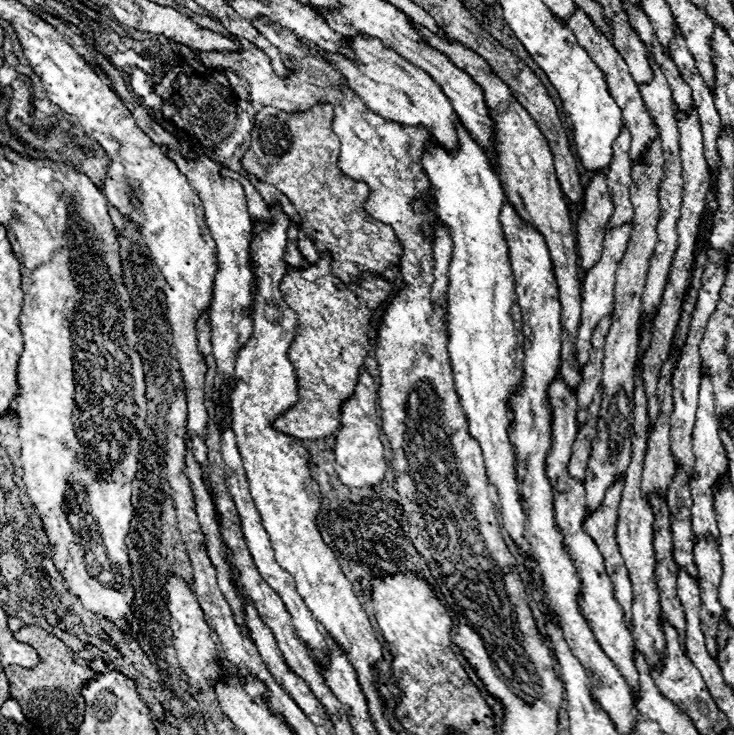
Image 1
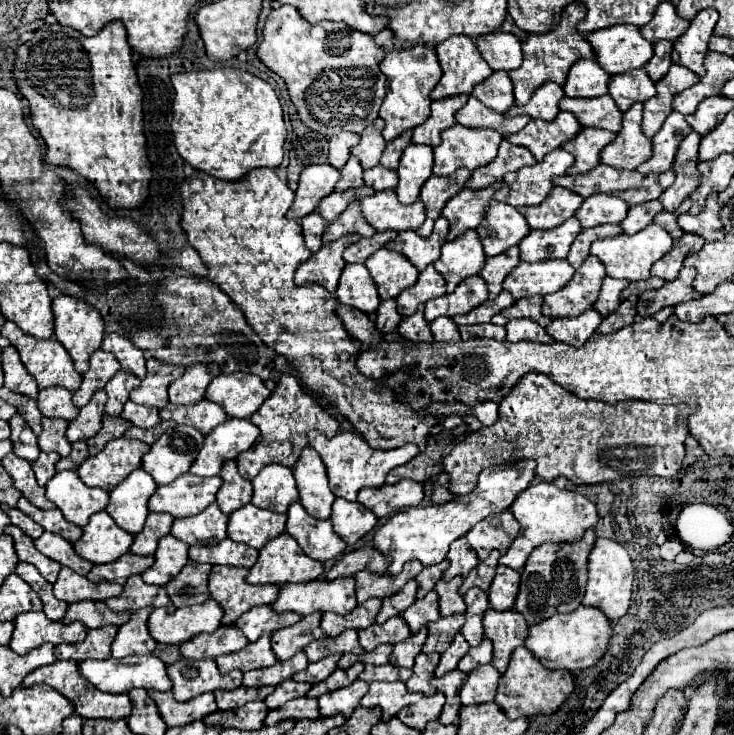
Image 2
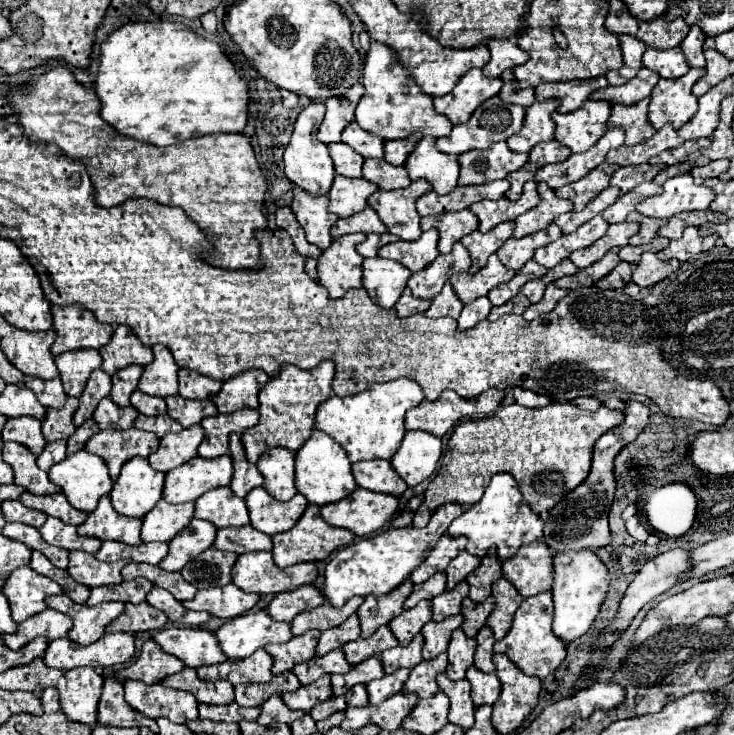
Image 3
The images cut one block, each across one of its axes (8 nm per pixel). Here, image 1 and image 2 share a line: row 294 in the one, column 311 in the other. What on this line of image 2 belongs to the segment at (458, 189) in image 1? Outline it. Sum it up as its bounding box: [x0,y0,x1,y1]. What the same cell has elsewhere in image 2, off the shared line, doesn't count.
[294,446,334,518]

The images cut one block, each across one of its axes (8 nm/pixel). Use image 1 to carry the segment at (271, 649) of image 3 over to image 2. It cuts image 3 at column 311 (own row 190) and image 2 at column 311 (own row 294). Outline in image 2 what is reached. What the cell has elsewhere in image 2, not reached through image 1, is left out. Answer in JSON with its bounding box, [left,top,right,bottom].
[272,612,326,660]

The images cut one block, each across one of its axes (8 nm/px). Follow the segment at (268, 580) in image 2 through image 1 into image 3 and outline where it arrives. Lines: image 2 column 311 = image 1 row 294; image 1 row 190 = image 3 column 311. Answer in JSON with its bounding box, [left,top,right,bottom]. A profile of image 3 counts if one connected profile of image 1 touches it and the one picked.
[272,504,356,568]

